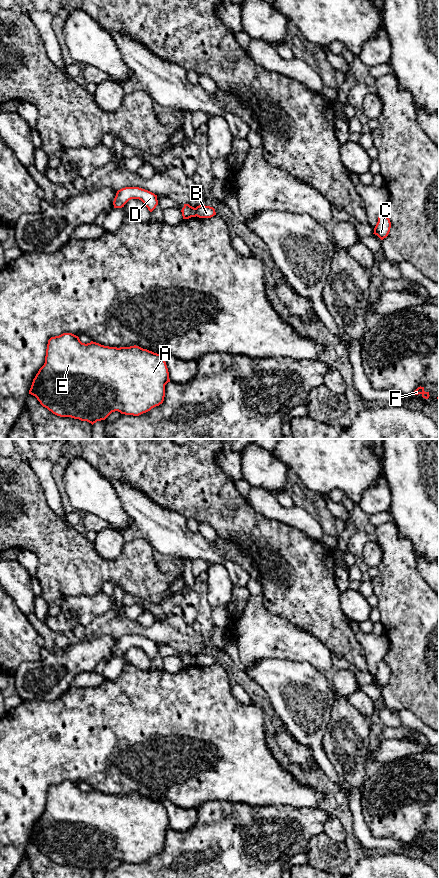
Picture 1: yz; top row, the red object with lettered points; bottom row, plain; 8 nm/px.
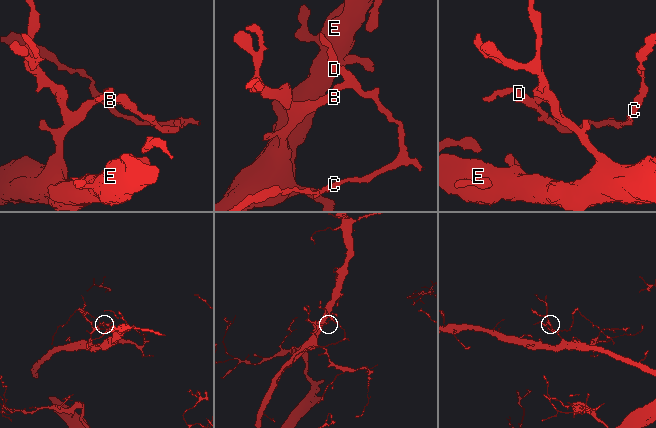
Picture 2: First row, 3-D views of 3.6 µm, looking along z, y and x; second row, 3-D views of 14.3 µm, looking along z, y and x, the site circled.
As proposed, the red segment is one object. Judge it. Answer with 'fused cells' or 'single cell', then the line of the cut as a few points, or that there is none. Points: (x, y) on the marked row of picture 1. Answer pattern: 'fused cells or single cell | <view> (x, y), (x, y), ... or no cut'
fused cells | yz (195, 208), (197, 215)

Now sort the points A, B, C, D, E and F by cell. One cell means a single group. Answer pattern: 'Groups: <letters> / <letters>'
Groups: A B E F / C D

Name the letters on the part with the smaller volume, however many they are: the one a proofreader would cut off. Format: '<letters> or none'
C, D

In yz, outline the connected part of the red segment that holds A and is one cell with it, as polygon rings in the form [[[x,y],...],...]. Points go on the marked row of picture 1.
[[[63,333],[59,336],[51,337],[48,340],[45,363],[39,369],[35,378],[33,379],[29,394],[35,396],[40,404],[51,411],[53,414],[60,417],[71,417],[81,421],[87,421],[92,425],[97,421],[105,420],[112,412],[118,411],[121,414],[139,416],[150,411],[152,408],[163,403],[165,397],[165,385],[170,382],[169,372],[166,362],[161,354],[154,353],[139,346],[130,347],[109,347],[91,341],[90,343],[82,343],[78,336],[72,333]]]

